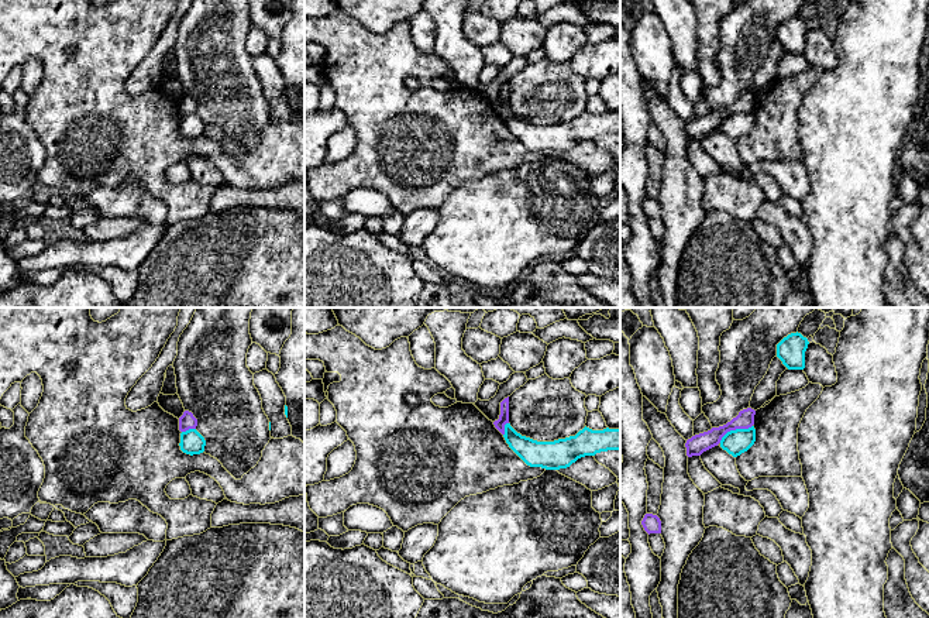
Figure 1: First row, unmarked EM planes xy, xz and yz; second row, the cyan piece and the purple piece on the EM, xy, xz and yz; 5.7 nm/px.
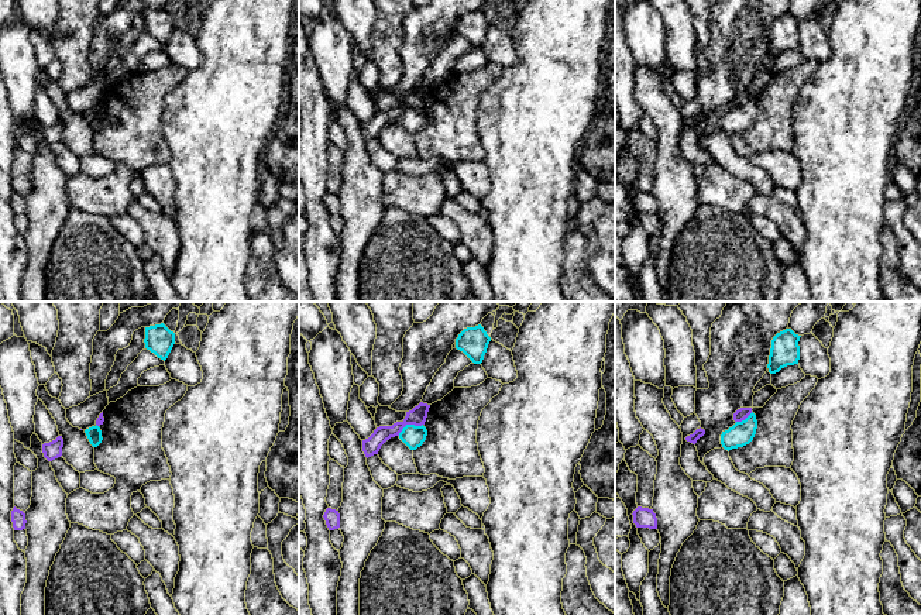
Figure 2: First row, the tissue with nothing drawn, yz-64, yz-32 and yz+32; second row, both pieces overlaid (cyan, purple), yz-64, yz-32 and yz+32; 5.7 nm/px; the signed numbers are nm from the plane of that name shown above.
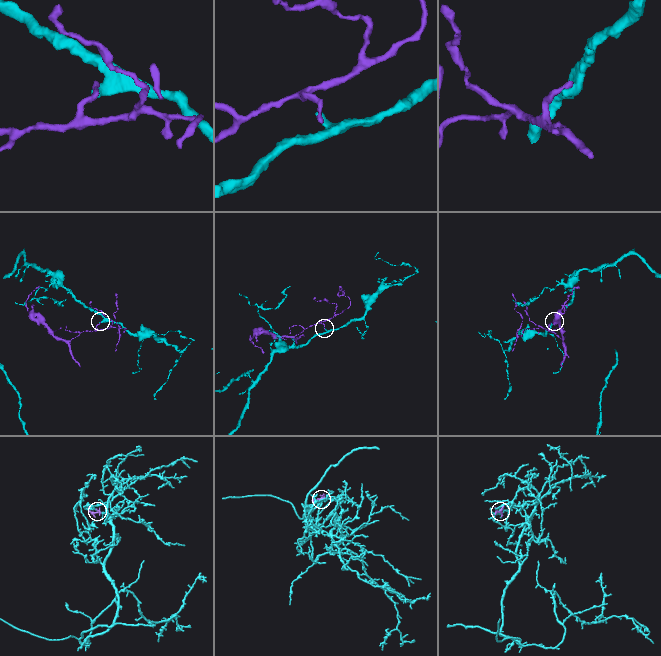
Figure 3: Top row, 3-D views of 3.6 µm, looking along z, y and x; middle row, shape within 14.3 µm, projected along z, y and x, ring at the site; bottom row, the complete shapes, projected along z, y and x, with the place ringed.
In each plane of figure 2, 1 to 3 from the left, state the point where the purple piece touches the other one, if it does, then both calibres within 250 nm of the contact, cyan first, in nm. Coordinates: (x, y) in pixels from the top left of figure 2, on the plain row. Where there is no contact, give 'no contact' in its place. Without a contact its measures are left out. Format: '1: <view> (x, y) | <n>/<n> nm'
1: no contact
2: yz-32 (409, 109) | 130/100 nm
3: yz+32 (745, 103) | 140/70 nm

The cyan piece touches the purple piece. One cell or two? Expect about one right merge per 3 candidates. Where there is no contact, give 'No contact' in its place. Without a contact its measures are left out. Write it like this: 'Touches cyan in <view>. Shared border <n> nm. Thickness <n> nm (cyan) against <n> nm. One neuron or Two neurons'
Touches cyan in yz. Shared border 220 nm. Thickness 140 nm (cyan) against 110 nm. Two neurons

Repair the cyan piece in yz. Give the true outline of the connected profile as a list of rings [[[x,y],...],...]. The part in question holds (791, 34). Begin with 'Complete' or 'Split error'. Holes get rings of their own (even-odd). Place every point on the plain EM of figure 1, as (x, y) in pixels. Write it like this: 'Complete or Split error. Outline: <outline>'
Complete. Outline: [[[791,17],[777,28],[777,41],[788,54],[804,54],[808,28],[801,17]]]

